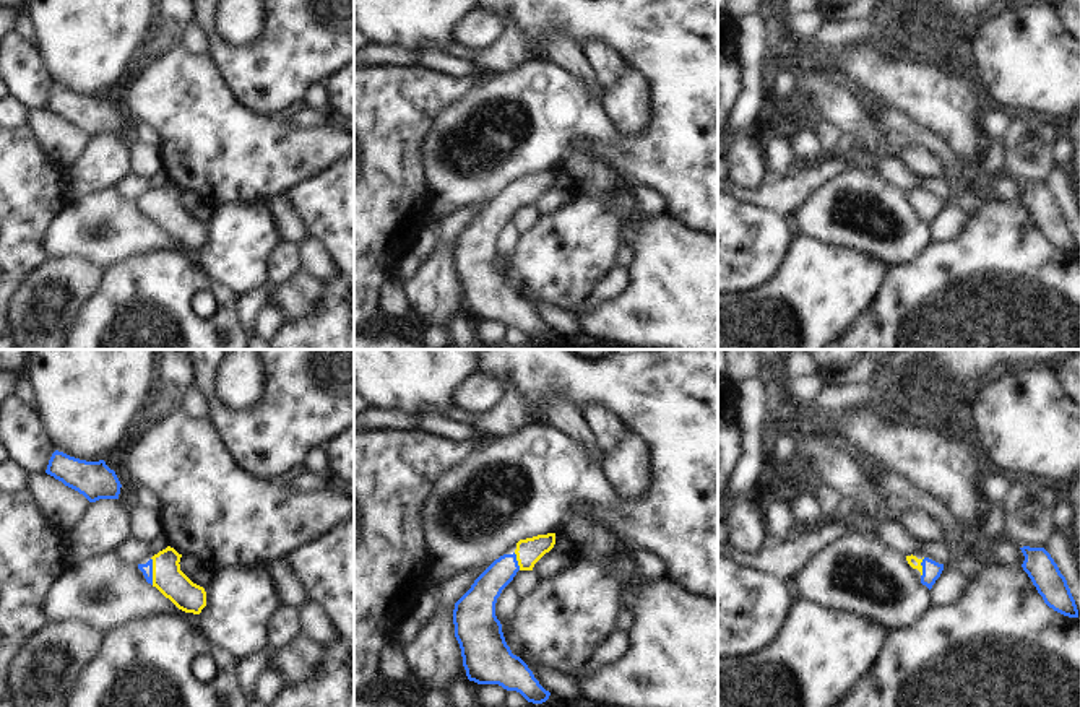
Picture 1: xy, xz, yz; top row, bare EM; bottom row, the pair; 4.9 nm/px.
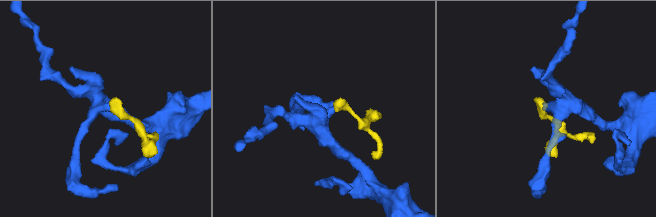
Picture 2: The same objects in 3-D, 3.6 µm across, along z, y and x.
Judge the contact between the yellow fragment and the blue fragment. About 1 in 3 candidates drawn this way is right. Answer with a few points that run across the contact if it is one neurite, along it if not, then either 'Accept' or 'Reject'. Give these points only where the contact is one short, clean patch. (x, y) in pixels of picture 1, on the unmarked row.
Line: xy (168, 213), (161, 207), (153, 207), (146, 205). Accept.

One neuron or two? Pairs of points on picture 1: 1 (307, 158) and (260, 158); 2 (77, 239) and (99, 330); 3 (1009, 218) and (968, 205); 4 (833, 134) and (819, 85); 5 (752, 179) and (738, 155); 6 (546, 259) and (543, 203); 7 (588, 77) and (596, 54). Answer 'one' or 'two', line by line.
1: one
2: two
3: two
4: two
5: one
6: two
7: two

